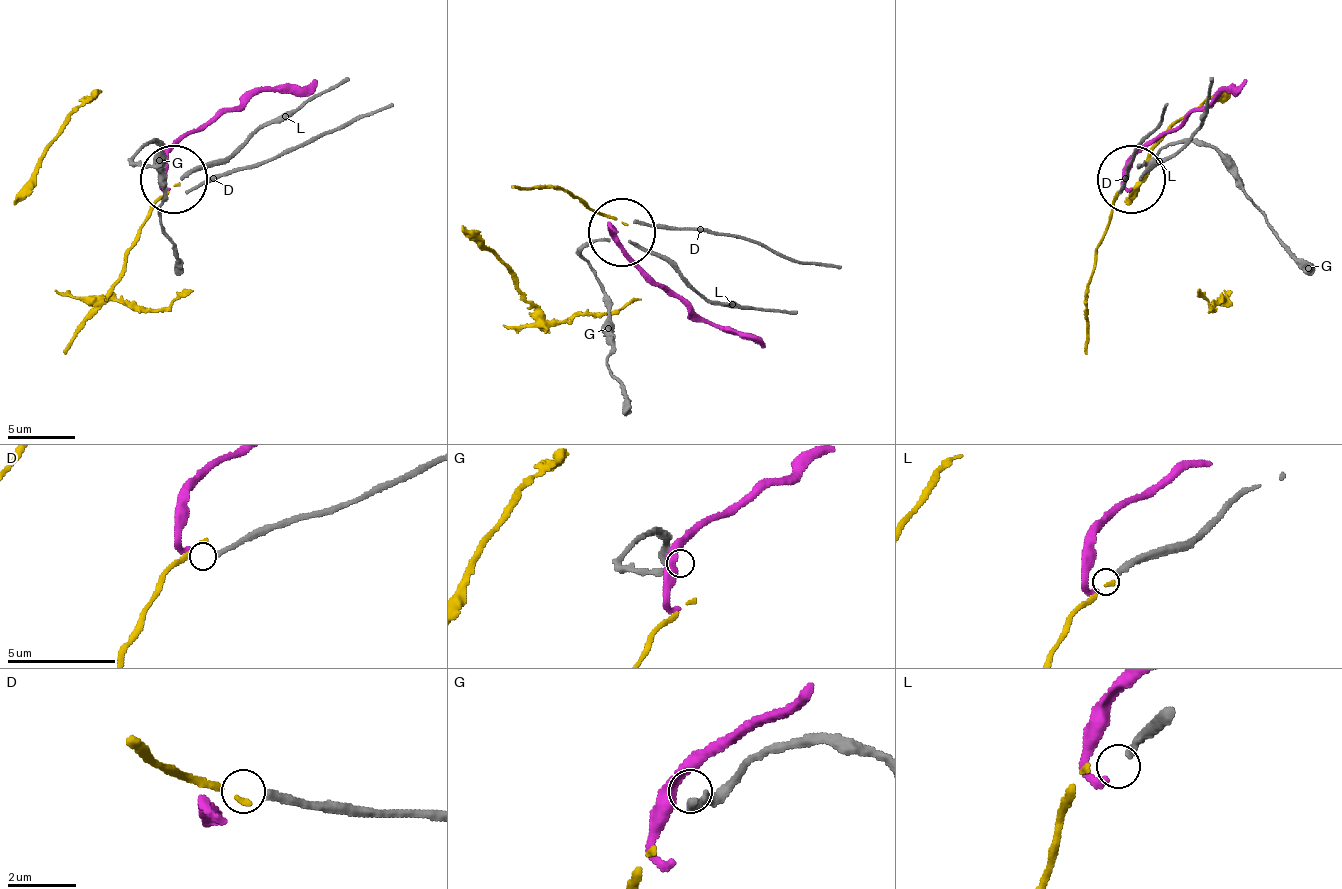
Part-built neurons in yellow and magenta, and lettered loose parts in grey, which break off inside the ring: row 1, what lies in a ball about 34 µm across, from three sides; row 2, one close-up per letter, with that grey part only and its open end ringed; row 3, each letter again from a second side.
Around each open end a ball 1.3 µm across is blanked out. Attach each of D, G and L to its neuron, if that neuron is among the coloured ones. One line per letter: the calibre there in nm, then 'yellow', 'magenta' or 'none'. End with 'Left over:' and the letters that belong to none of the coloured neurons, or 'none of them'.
D: calibre 240 nm; none
G: calibre 240 nm; none
L: calibre 240 nm; magenta
Left over: D, G

